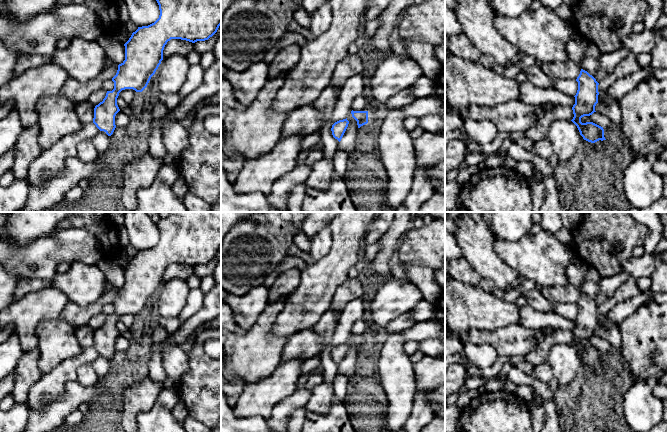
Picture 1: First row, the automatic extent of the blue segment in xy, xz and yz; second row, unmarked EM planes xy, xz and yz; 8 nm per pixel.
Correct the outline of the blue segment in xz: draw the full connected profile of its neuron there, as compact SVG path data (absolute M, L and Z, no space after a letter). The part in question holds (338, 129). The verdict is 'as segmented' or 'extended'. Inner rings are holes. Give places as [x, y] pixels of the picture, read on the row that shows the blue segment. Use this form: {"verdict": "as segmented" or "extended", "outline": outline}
{"verdict": "as segmented", "outline": "M346 118L343 120L339 120L332 125L332 128L331 128L332 135L339 142L341 141L347 127L348 127L348 124L349 124L349 121Z"}

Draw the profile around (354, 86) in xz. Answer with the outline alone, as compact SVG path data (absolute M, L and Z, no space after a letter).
M359 73L350 77L344 84L339 93L339 97L333 108L330 120L324 125L321 133L321 141L323 145L323 158L333 161L334 155L337 152L337 145L339 141L332 135L332 125L339 121L346 119L352 111L352 101L363 93L364 77Z

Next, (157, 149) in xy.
M167 114L163 122L156 128L151 129L151 132L149 134L149 150L148 152L155 158L164 159L164 157L167 155L167 150L165 148L165 145L162 142L162 128L172 122L176 122L177 120L175 117L171 114Z

